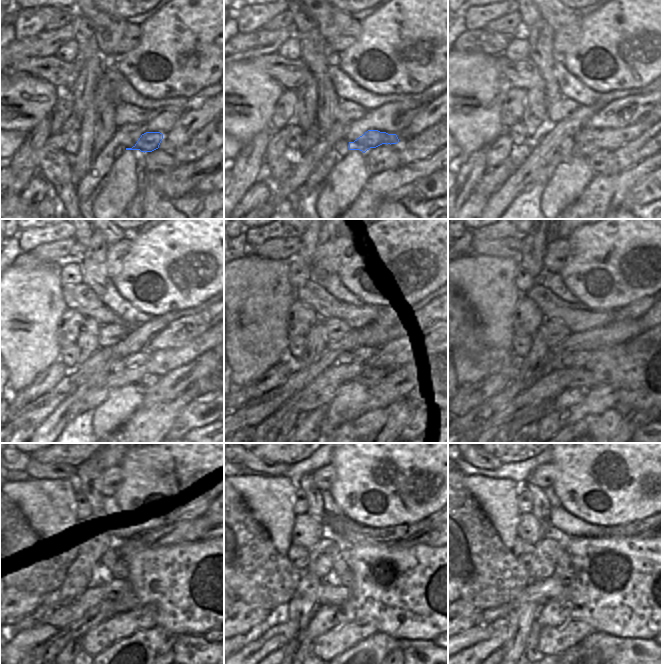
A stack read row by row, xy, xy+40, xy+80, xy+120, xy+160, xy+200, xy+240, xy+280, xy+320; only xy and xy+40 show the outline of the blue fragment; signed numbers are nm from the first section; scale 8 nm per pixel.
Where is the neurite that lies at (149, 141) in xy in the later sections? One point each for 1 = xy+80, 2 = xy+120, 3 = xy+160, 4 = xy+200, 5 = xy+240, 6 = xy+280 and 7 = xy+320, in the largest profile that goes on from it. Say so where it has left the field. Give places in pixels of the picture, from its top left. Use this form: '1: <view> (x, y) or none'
1: xy+80 (606, 138)
2: xy+120 (161, 362)
3: xy+160 (396, 353)
4: xy+200 (588, 359)
5: xy+240 (114, 589)
6: xy+280 (328, 592)
7: xy+320 (541, 592)

